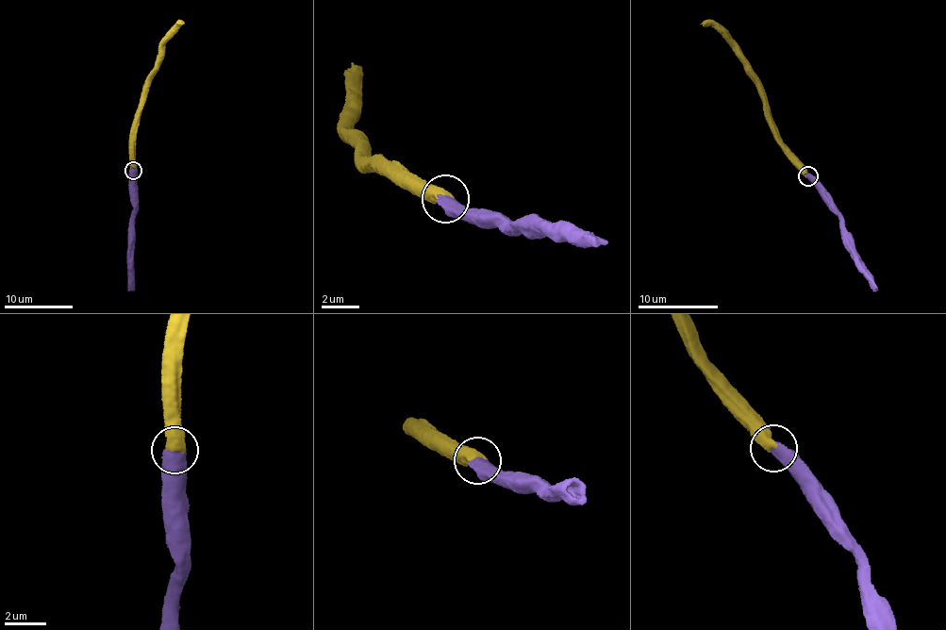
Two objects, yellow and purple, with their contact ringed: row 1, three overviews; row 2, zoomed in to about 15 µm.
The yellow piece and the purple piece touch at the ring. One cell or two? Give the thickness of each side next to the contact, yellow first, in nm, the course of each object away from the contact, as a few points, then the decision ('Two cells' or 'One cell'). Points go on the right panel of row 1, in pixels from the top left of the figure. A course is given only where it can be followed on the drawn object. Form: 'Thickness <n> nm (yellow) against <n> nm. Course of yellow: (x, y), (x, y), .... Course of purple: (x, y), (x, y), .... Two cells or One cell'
Thickness 550 nm (yellow) against 600 nm. Course of yellow: (806, 175), (804, 165), (779, 139), (765, 91), (712, 24), (704, 24). Course of purple: (806, 175), (826, 205), (838, 216), (843, 243), (852, 253), (857, 270), (876, 290). One cell

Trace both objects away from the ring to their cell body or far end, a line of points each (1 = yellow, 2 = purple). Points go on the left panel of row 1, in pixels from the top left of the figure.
1: (133, 170), (143, 87), (163, 41), (184, 24)
2: (133, 170), (130, 291)

